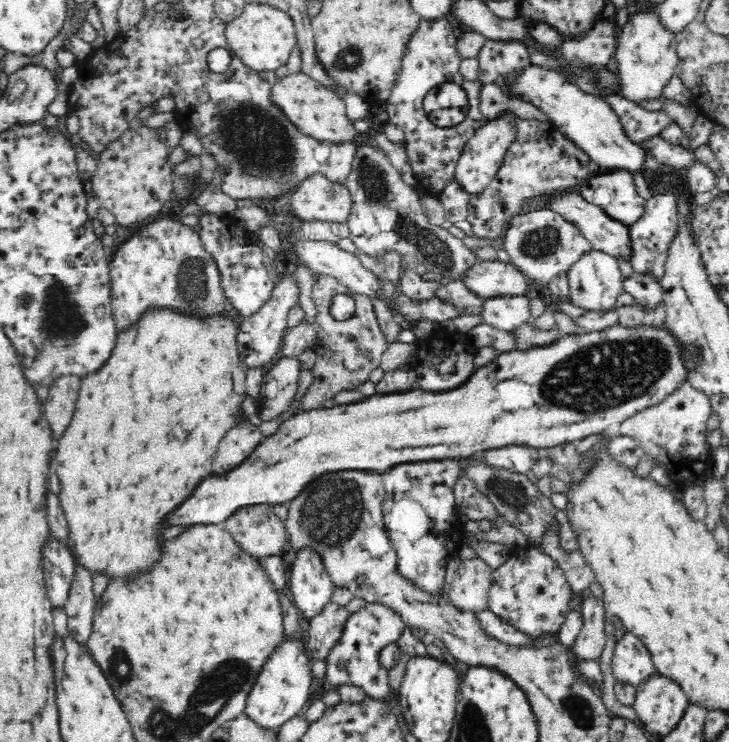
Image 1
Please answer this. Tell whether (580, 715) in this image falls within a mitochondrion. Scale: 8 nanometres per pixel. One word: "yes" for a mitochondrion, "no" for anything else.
yes

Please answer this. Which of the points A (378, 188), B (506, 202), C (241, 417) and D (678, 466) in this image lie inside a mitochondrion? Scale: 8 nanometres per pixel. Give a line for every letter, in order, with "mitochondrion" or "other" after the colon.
A: mitochondrion
B: other
C: other
D: other

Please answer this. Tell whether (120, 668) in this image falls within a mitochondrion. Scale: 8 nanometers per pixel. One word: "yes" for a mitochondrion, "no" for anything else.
yes

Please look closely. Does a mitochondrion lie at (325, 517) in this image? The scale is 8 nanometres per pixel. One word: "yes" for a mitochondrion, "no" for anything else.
yes

